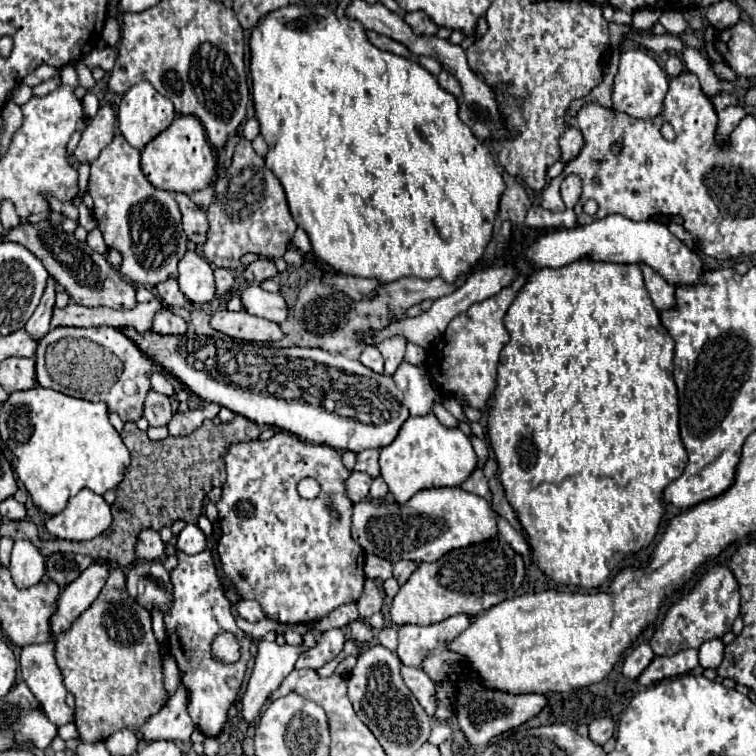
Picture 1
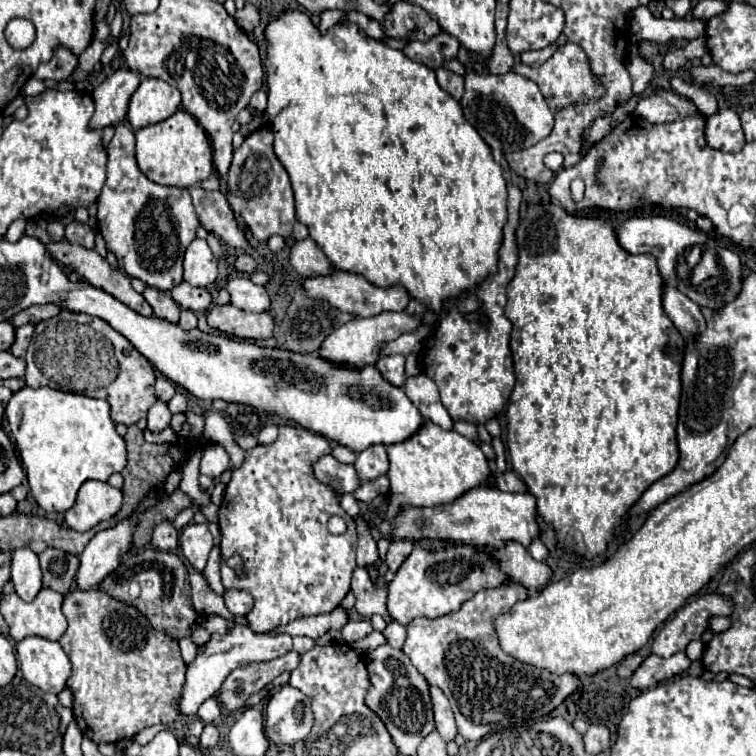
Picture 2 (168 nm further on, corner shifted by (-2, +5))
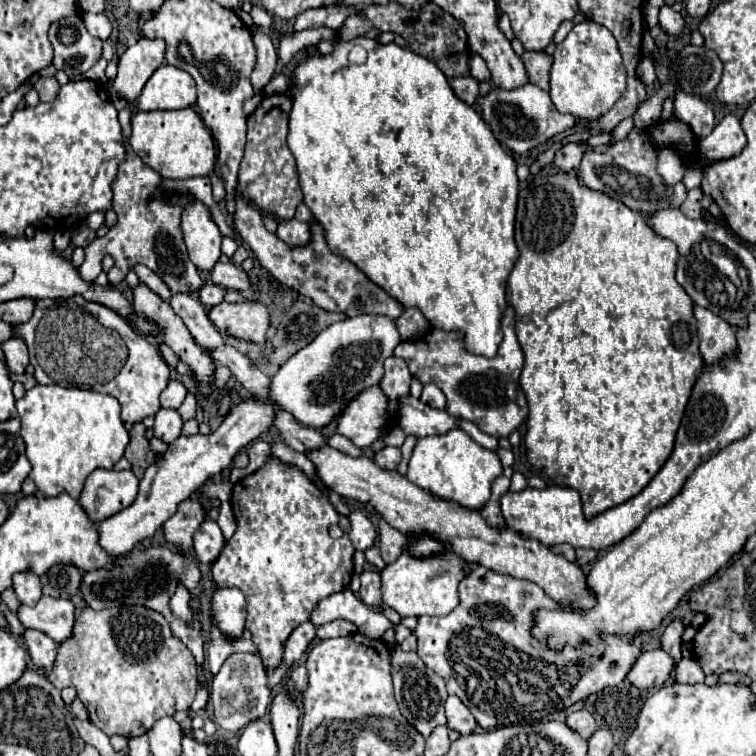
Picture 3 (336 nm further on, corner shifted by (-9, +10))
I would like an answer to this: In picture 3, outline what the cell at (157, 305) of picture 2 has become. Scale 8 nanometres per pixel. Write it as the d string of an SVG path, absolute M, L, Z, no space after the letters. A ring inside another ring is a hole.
M133 266L135 274L139 276L139 282L143 282L145 286L149 286L155 294L159 294L163 300L169 300L171 298L171 292L167 288L167 284L153 272L153 270L147 270L147 266Z

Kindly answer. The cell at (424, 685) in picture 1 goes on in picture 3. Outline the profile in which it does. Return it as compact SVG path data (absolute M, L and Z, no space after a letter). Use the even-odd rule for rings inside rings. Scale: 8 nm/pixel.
M457 696L447 698L445 714L447 714L447 726L451 730L457 730L459 734L471 734L477 728L475 716L467 710L467 706Z

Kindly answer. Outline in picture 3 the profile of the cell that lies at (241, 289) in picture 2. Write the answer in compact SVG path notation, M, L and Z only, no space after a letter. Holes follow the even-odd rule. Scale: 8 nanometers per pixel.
M217 262L211 272L211 282L215 282L217 286L223 286L223 288L233 288L233 290L245 290L251 286L249 282L249 276L243 268L231 264L231 262Z

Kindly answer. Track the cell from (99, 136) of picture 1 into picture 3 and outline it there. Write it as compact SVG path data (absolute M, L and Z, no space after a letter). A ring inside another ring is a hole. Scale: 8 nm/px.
M141 36L119 58L119 74L111 82L113 92L129 102L137 100L145 82L161 64L165 64L165 42Z

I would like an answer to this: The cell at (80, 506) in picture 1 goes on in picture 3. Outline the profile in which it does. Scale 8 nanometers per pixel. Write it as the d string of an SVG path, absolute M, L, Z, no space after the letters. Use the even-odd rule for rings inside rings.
M99 468L99 470L93 470L85 482L85 488L81 492L81 506L85 508L85 512L89 514L89 518L93 522L101 522L117 512L121 512L123 508L127 508L129 504L133 504L133 500L137 498L137 490L139 490L139 480L137 476L131 472L131 470L105 470L105 468Z

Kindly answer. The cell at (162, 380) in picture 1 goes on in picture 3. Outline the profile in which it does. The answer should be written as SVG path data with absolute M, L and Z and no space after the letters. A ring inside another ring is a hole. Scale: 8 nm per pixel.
M171 380L169 386L167 386L167 388L163 390L163 394L161 394L161 406L163 406L163 408L173 408L173 410L177 410L177 408L183 404L185 394L187 394L187 388L185 388L181 382Z

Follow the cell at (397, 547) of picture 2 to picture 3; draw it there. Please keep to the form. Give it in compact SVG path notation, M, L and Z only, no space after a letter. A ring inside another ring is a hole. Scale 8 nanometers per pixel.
M381 520L381 524L379 524L379 550L381 550L381 558L387 564L395 562L397 556L403 552L403 544L405 544L405 536L399 534L399 530L391 528L385 520Z

